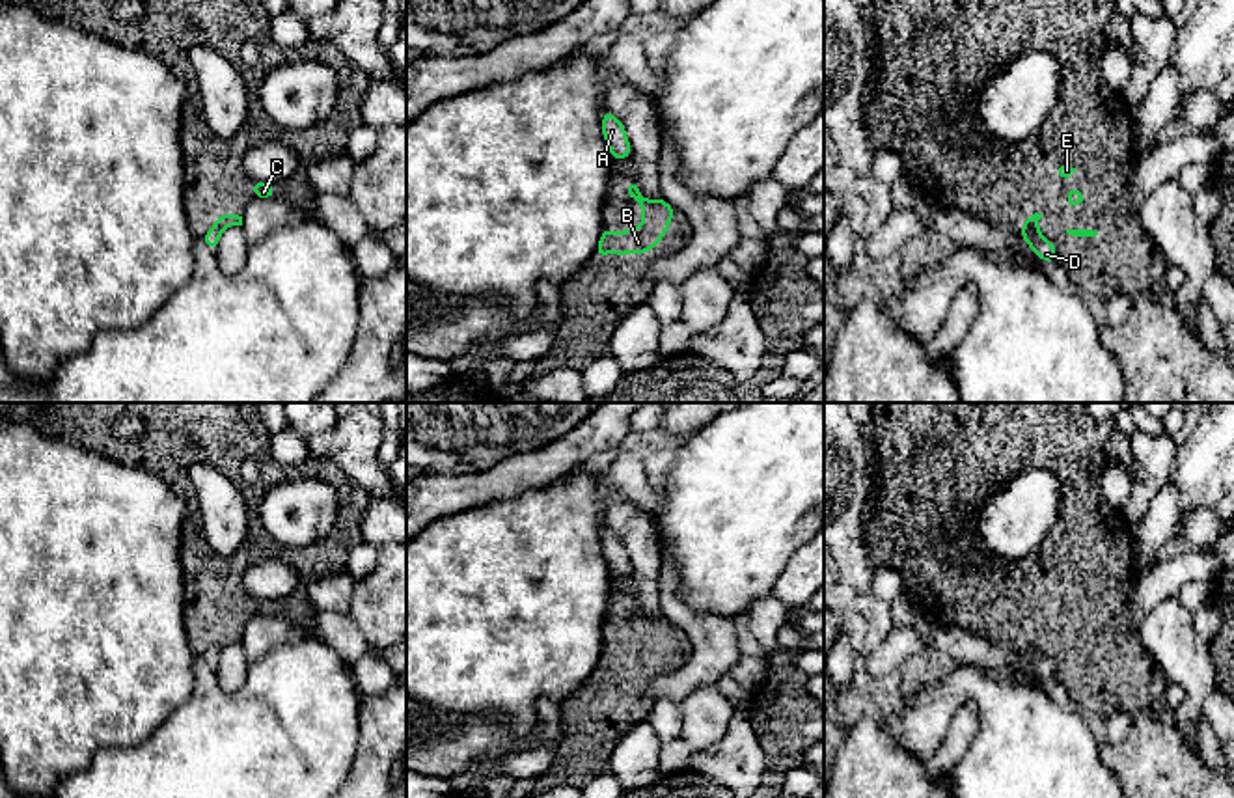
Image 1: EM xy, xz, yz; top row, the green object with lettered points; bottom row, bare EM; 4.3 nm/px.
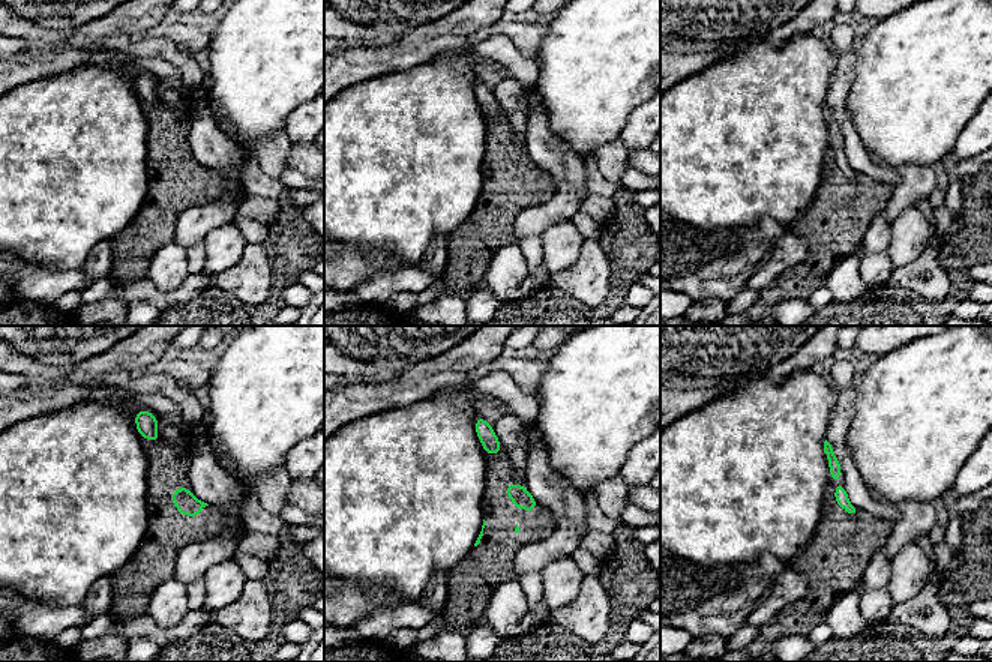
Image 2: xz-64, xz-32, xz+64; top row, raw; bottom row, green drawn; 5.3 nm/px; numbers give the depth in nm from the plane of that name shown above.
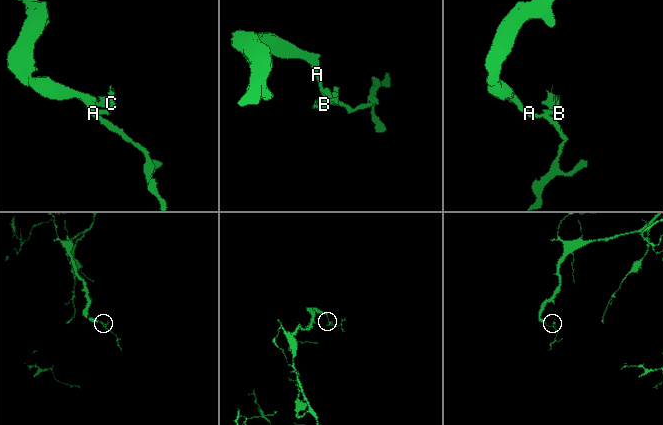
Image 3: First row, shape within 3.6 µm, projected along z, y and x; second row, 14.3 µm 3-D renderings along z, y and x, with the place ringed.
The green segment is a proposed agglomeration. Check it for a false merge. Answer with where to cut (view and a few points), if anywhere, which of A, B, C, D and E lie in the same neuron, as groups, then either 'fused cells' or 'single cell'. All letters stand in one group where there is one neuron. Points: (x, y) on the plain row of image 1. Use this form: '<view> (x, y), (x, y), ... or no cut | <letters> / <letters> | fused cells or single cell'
yz (1026, 646), (1037, 649) | A D / B C E | fused cells

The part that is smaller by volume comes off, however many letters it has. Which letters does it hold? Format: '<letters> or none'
B, C, E

